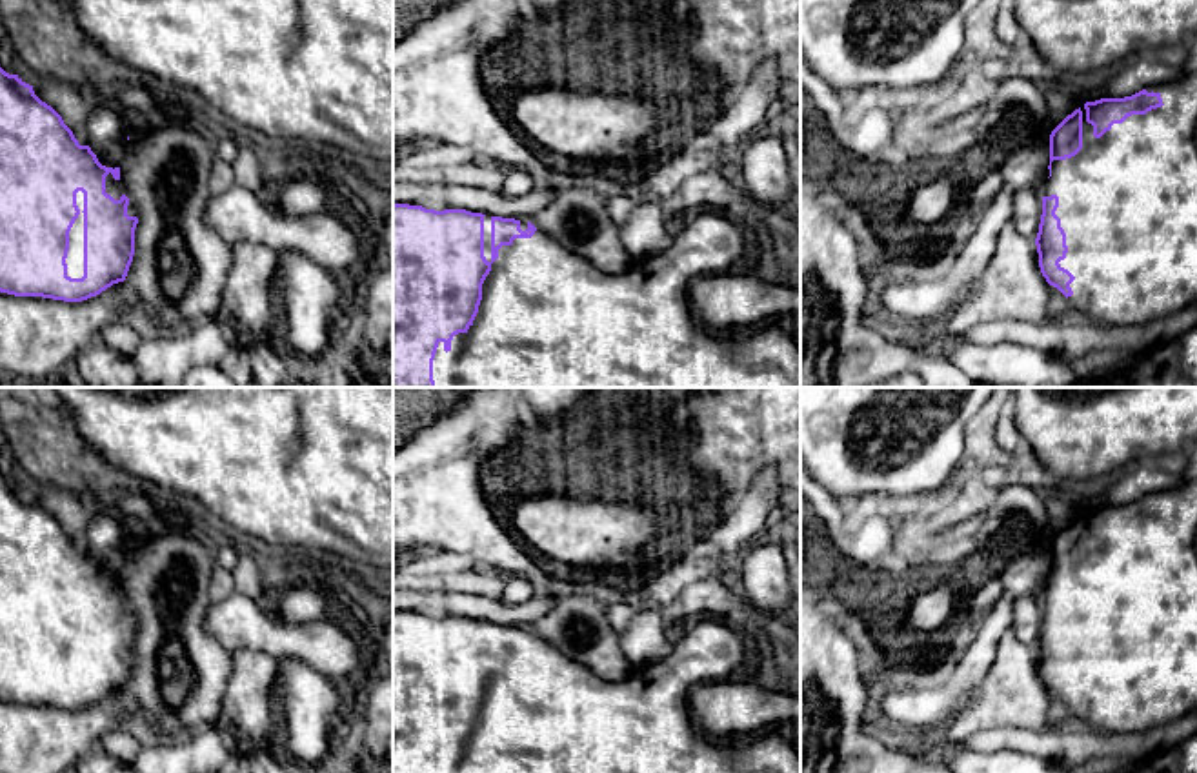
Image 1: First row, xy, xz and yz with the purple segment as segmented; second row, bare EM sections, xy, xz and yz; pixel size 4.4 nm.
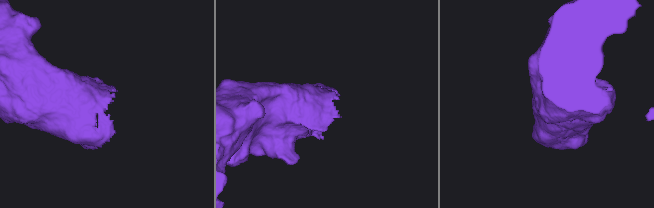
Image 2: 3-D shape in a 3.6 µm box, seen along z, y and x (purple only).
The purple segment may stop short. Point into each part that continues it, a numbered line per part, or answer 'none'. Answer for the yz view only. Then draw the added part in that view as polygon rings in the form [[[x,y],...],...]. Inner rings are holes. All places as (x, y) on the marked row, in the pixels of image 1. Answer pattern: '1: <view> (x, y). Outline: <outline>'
1: yz (1126, 200). Outline: [[[1197,71],[1152,85],[1168,93],[1168,102],[1146,115],[1132,115],[1113,124],[1101,138],[1082,111],[1082,149],[1066,160],[1051,162],[1051,176],[1042,196],[1059,196],[1055,215],[1066,233],[1068,253],[1061,267],[1075,280],[1068,304],[1077,316],[1104,326],[1141,326],[1197,304]]]

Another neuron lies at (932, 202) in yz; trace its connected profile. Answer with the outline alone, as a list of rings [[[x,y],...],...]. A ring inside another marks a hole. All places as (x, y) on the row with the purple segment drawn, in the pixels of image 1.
[[[948,176],[920,182],[911,196],[908,218],[931,233],[939,222],[951,218],[955,204],[957,187]]]

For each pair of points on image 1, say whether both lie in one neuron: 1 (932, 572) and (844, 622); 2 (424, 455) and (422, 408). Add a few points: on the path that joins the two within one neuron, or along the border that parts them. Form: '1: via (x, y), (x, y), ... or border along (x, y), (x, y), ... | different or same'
1: border along (832, 604), (854, 612), (883, 650) | different
2: border along (453, 406), (412, 437) | different

